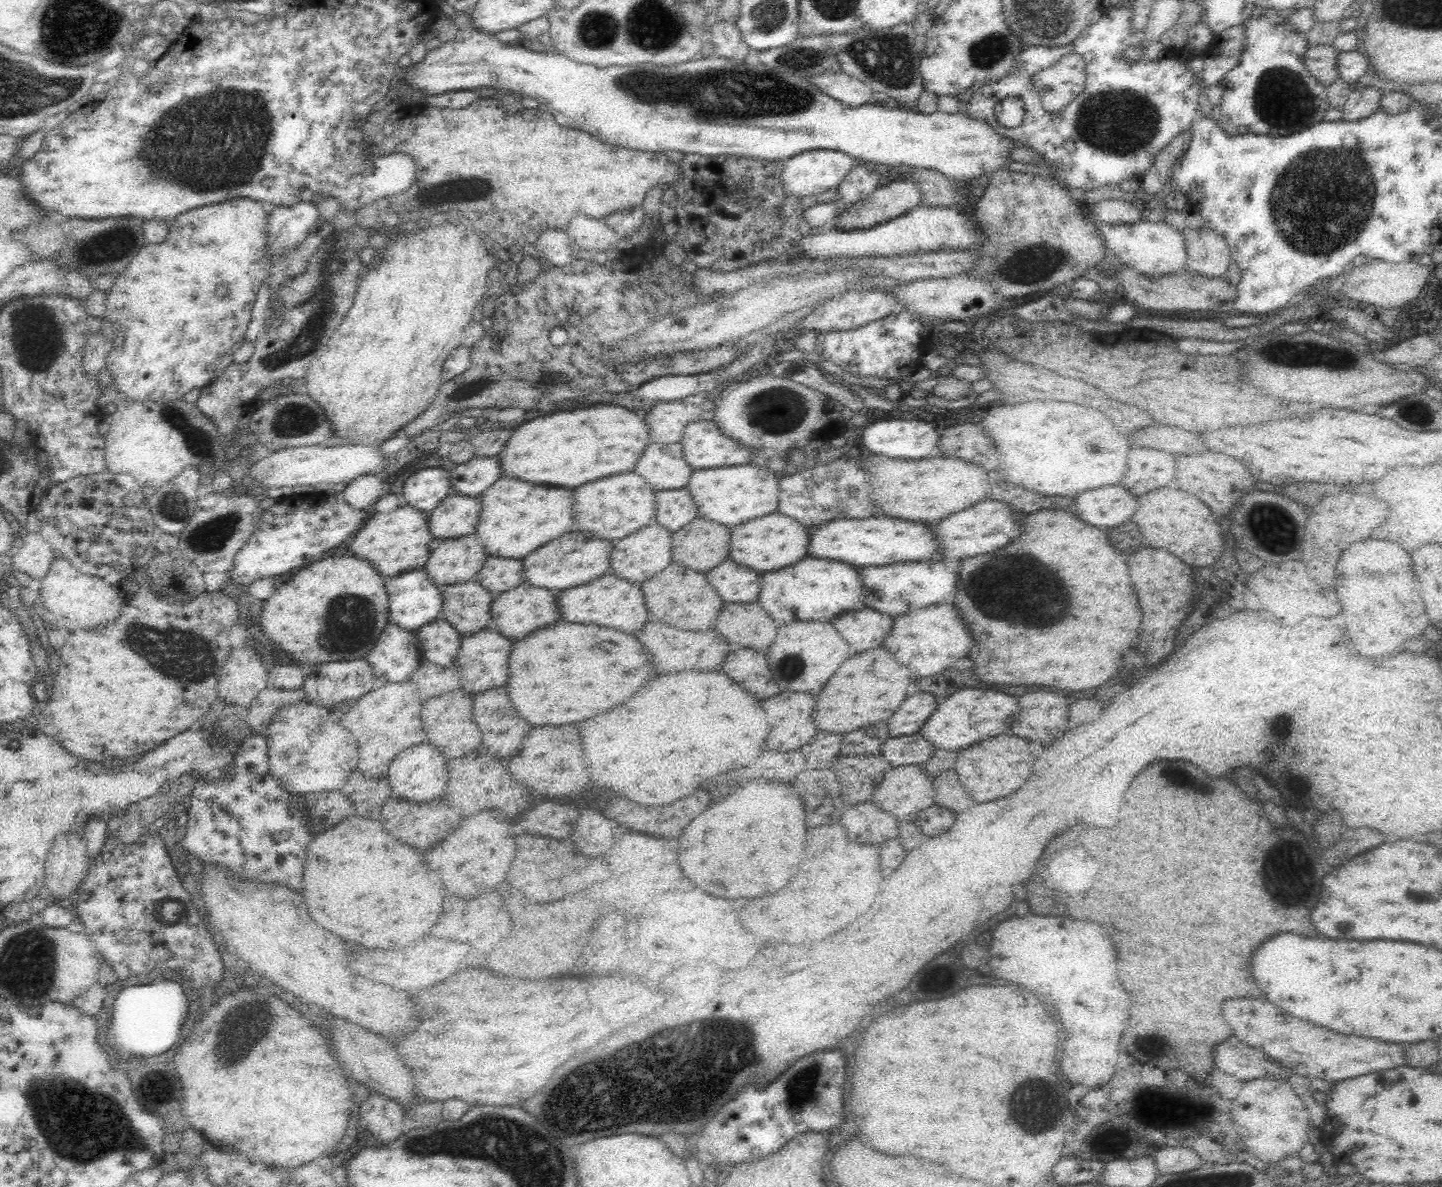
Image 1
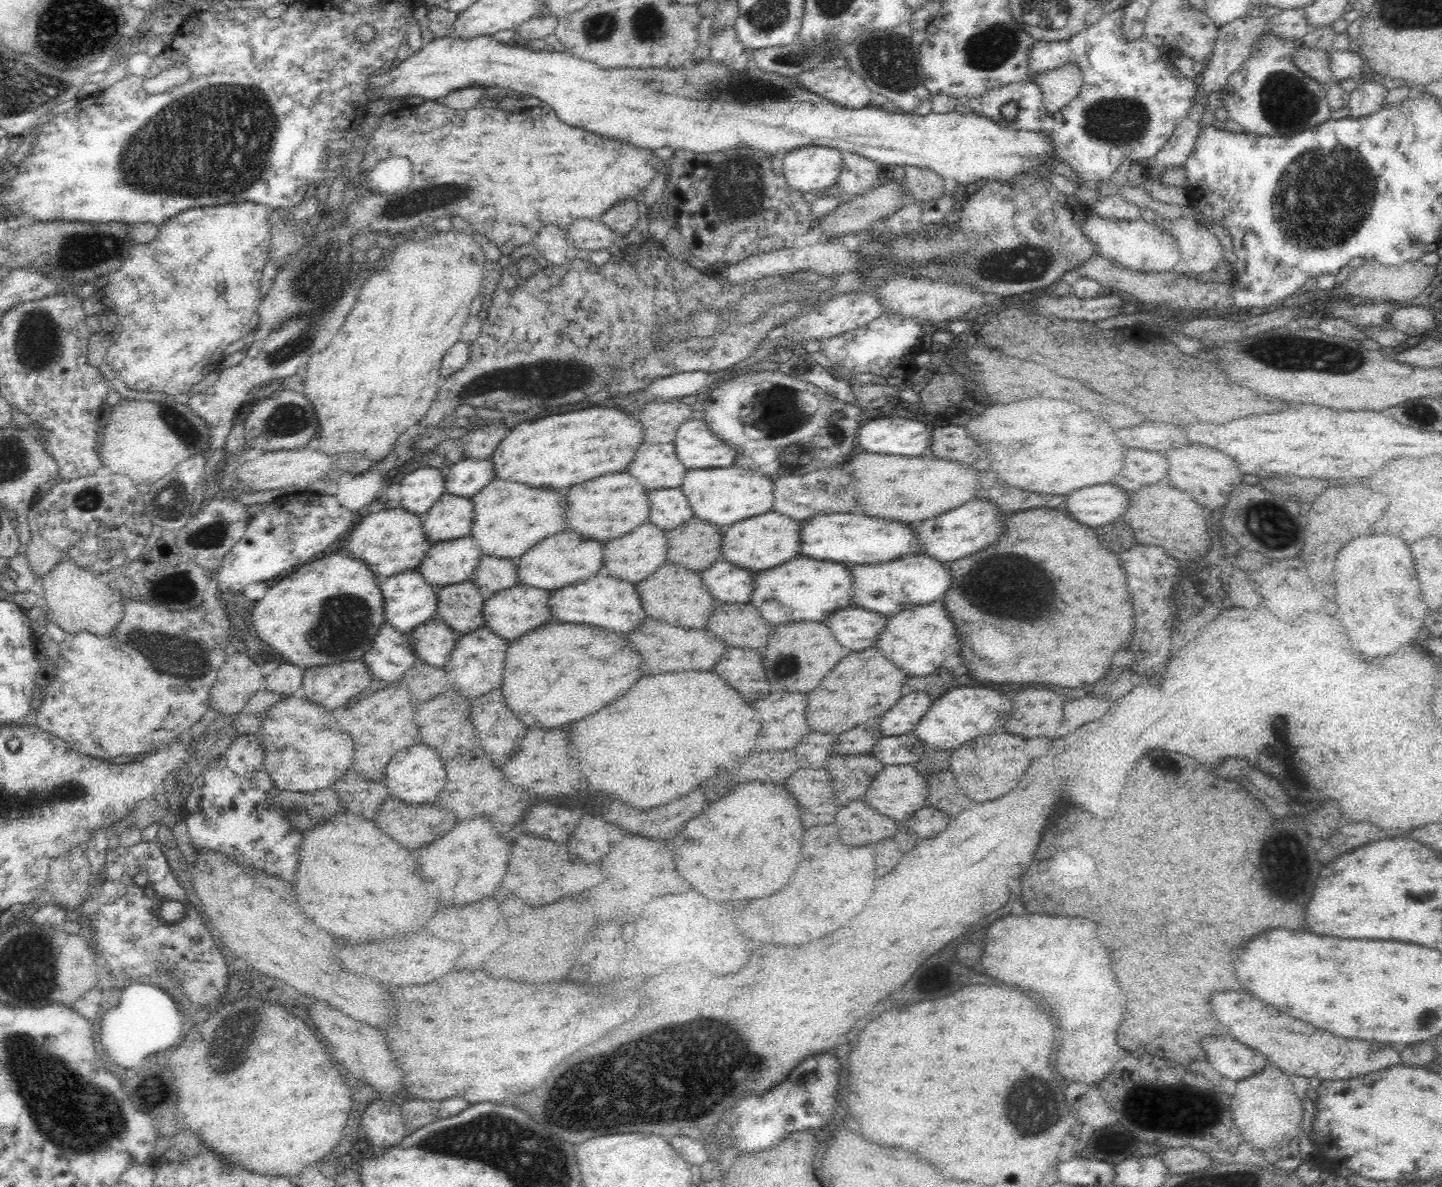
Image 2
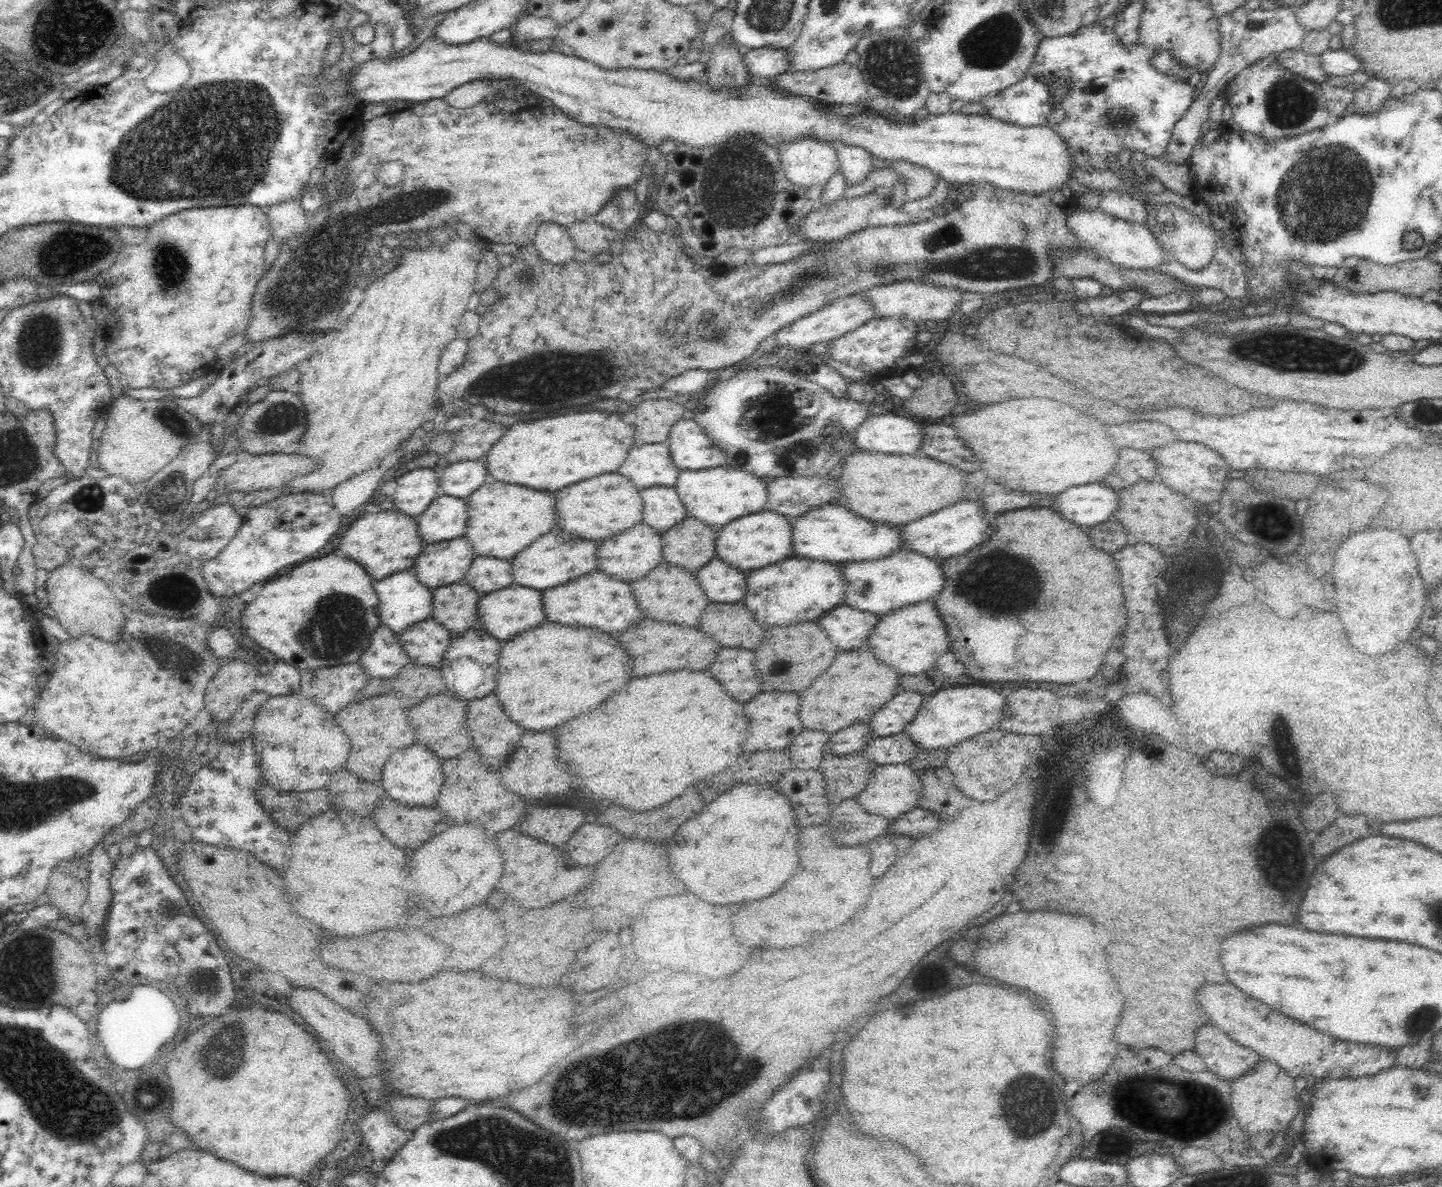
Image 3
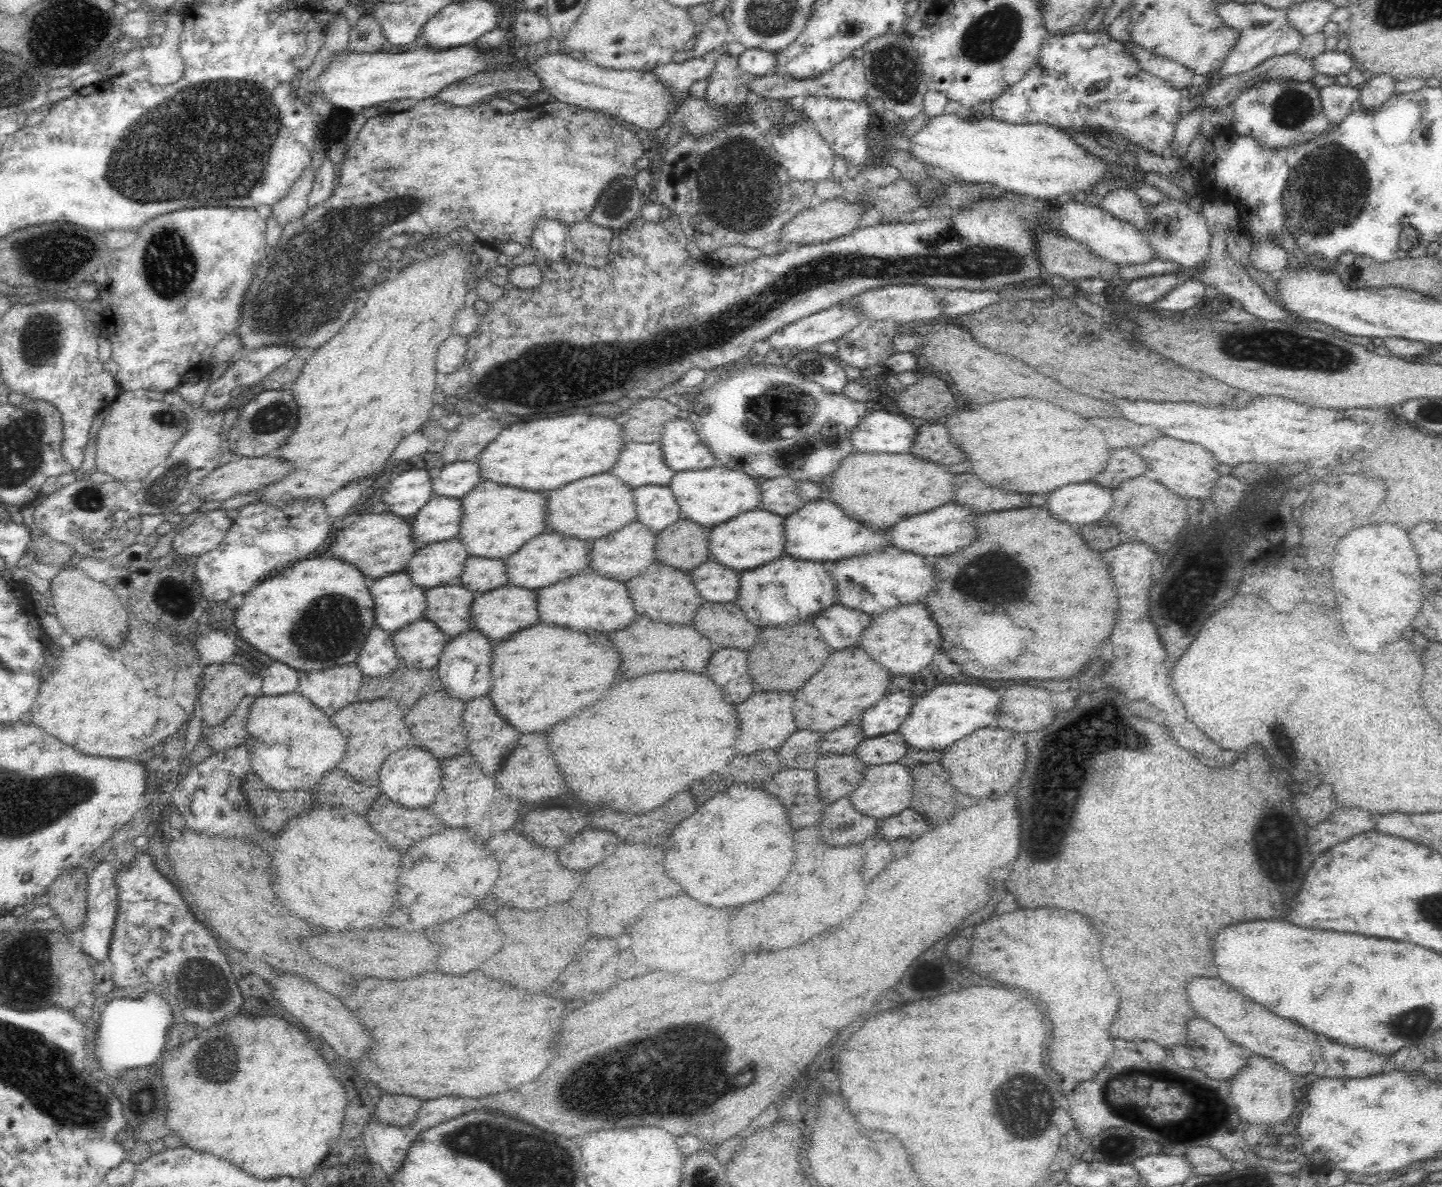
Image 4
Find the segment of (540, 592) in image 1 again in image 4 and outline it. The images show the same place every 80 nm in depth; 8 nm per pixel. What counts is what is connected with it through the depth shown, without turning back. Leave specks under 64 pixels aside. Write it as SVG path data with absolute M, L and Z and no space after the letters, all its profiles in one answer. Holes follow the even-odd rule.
M510 584L477 594L470 608L471 628L488 636L490 640L504 640L518 630L534 626L540 622L540 614L536 608L536 596L534 591Z

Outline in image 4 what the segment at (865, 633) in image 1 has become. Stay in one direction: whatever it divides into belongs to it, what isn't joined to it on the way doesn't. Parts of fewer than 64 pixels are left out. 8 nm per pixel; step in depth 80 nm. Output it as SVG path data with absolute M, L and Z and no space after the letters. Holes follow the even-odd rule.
M832 606L824 610L814 624L818 626L822 638L834 648L842 650L858 644L858 638L864 628L868 628L872 618L864 612L854 612L844 606Z

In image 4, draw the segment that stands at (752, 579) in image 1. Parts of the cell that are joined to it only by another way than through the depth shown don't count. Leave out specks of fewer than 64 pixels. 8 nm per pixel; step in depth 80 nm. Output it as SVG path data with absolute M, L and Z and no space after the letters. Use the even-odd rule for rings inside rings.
M706 562L691 572L690 578L704 600L734 600L738 596L738 571L718 562Z

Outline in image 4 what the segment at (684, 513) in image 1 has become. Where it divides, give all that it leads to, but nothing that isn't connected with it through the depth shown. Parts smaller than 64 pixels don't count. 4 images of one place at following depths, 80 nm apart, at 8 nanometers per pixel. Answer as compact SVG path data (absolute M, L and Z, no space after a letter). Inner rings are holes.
M646 485L636 488L633 492L638 506L638 520L656 534L682 518L680 505L669 485Z

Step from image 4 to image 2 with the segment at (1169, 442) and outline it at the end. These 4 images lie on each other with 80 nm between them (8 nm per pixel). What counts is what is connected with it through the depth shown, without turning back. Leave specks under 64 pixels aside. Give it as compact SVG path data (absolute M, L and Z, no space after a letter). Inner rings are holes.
M1192 444L1192 446L1180 448L1180 450L1168 450L1164 454L1166 454L1168 462L1170 462L1168 478L1172 480L1172 486L1178 488L1178 490L1188 490L1198 500L1198 504L1206 504L1206 506L1224 504L1228 500L1228 496L1230 496L1230 490L1238 488L1238 484L1240 484L1242 472L1240 472L1238 464L1230 456L1226 456L1226 454L1218 452L1218 450L1212 450L1212 448L1206 450L1200 444ZM1228 482L1230 482L1230 488L1228 488ZM1204 498L1208 498L1208 500L1204 500Z

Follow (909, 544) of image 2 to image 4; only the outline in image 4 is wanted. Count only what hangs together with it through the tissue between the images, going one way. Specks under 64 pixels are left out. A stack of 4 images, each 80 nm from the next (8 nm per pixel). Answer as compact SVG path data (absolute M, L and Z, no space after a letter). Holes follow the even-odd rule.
M828 500L809 502L804 508L799 508L796 514L790 514L784 522L784 532L786 554L800 560L842 560L846 557L860 556L854 552L880 552L882 548L892 546L886 532L862 526Z

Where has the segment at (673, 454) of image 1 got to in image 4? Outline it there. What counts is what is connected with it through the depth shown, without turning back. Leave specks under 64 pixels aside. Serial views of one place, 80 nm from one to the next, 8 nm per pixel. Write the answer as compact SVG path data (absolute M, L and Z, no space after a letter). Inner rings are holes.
M629 441L625 444L612 474L622 478L631 488L670 484L676 473L664 462L661 441L650 444Z

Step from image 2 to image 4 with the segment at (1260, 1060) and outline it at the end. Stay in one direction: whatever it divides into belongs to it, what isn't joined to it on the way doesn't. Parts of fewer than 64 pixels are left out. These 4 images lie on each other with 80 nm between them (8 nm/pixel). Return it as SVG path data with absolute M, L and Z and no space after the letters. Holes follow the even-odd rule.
M1206 1019L1187 1022L1187 1044L1197 1055L1195 1064L1214 1080L1232 1080L1254 1055L1251 1050L1233 1043L1226 1035Z

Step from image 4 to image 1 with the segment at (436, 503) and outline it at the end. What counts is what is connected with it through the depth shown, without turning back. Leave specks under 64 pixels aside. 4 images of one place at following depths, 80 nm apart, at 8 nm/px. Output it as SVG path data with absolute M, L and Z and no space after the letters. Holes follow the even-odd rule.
M448 495L428 514L429 531L438 541L475 534L481 515L480 496Z

